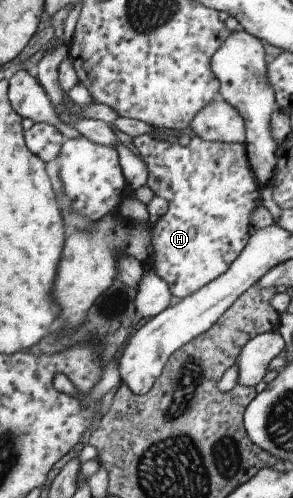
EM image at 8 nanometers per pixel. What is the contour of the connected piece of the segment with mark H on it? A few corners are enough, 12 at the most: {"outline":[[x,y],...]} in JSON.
{"outline":[[138,135],[168,206],[146,267],[185,298],[223,274],[259,204],[243,144]]}

